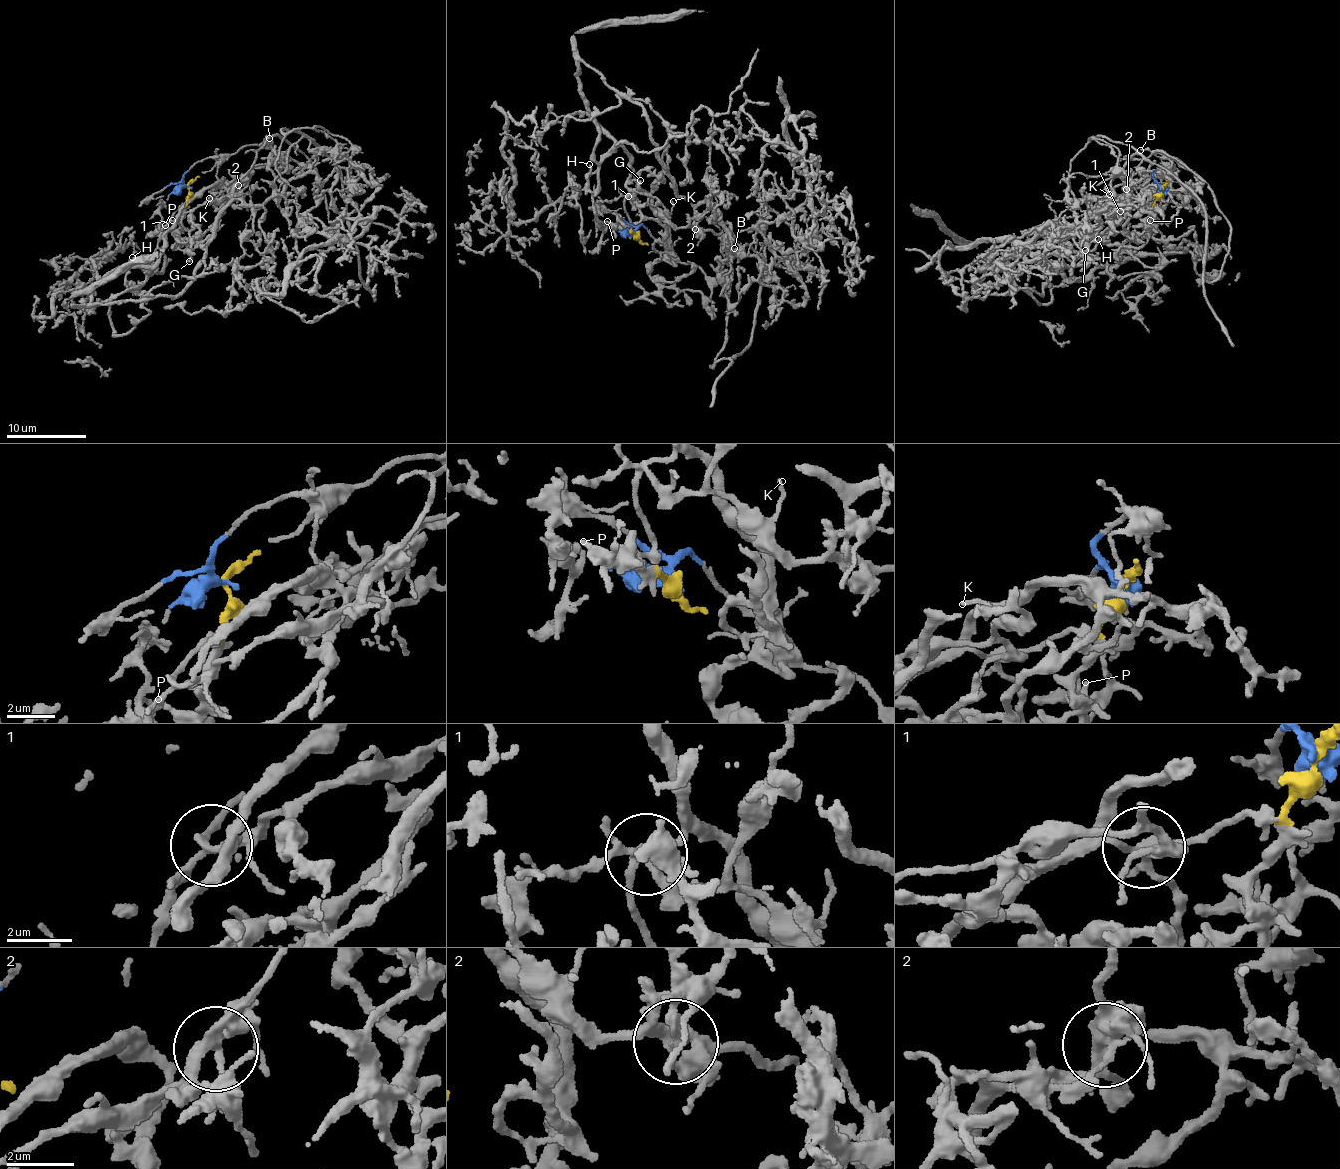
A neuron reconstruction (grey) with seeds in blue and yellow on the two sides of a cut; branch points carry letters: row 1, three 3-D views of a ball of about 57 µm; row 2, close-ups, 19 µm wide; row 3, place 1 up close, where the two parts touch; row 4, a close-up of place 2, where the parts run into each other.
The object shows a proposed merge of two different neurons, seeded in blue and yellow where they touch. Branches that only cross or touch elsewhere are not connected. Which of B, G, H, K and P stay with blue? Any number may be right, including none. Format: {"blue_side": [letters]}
{"blue_side": ["B", "K"]}

